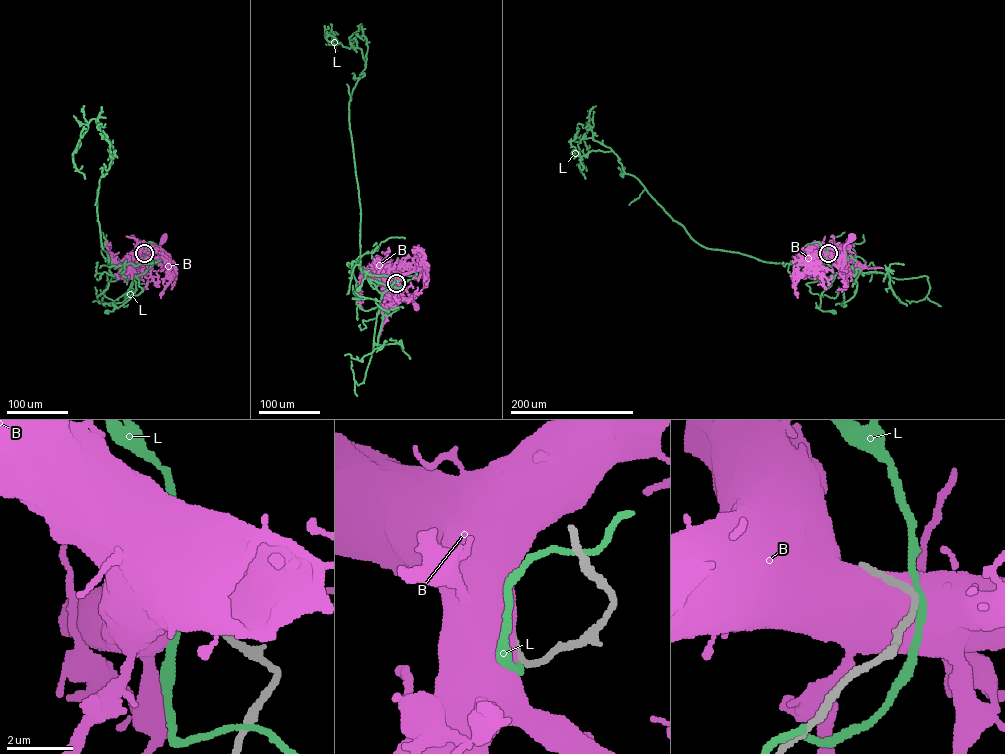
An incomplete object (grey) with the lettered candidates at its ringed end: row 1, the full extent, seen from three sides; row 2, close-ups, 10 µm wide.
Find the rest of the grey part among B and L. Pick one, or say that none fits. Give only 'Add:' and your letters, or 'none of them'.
Add: none of them

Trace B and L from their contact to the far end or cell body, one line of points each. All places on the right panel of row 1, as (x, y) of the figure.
B: (828, 253), (844, 260), (844, 246), (851, 237)
L: (829, 253), (824, 260), (833, 269), (834, 279), (821, 293), (819, 308), (833, 312)

